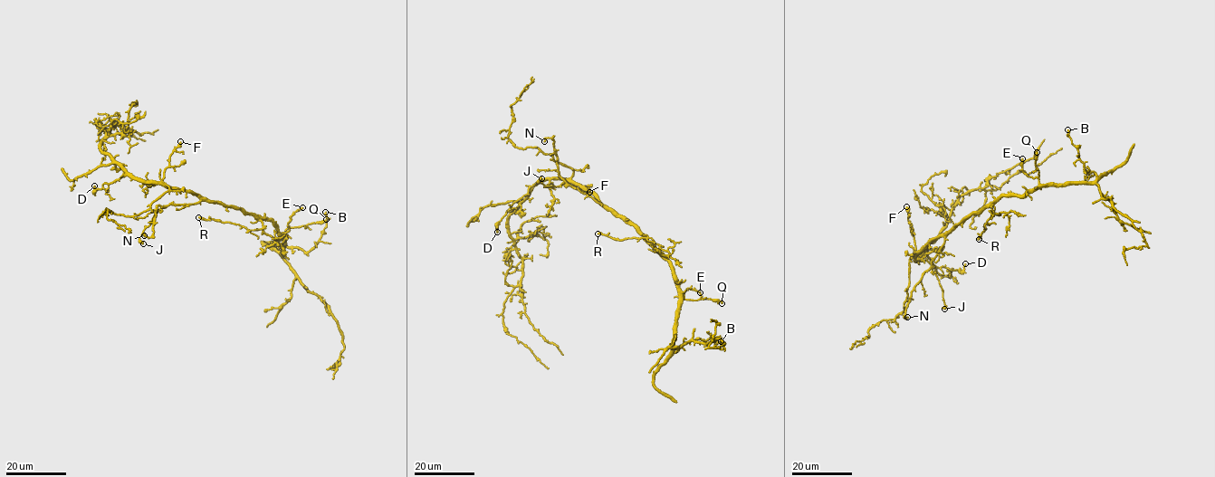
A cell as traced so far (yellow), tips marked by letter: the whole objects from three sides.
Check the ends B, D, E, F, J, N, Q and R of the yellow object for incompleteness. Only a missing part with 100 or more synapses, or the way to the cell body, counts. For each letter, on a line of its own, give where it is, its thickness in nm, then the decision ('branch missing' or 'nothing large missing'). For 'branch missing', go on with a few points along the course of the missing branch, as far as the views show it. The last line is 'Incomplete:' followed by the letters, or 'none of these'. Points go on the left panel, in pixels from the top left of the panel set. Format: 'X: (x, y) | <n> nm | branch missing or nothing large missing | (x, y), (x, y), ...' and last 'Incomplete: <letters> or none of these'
B: (325, 212) | 280 nm | nothing large missing
D: (94, 186) | 190 nm | nothing large missing
E: (302, 207) | 220 nm | nothing large missing
F: (180, 141) | 360 nm | nothing large missing
J: (143, 243) | 320 nm | nothing large missing
N: (144, 235) | 150 nm | nothing large missing
Q: (326, 219) | 300 nm | nothing large missing
R: (198, 217) | 280 nm | nothing large missing
Incomplete: none of these

